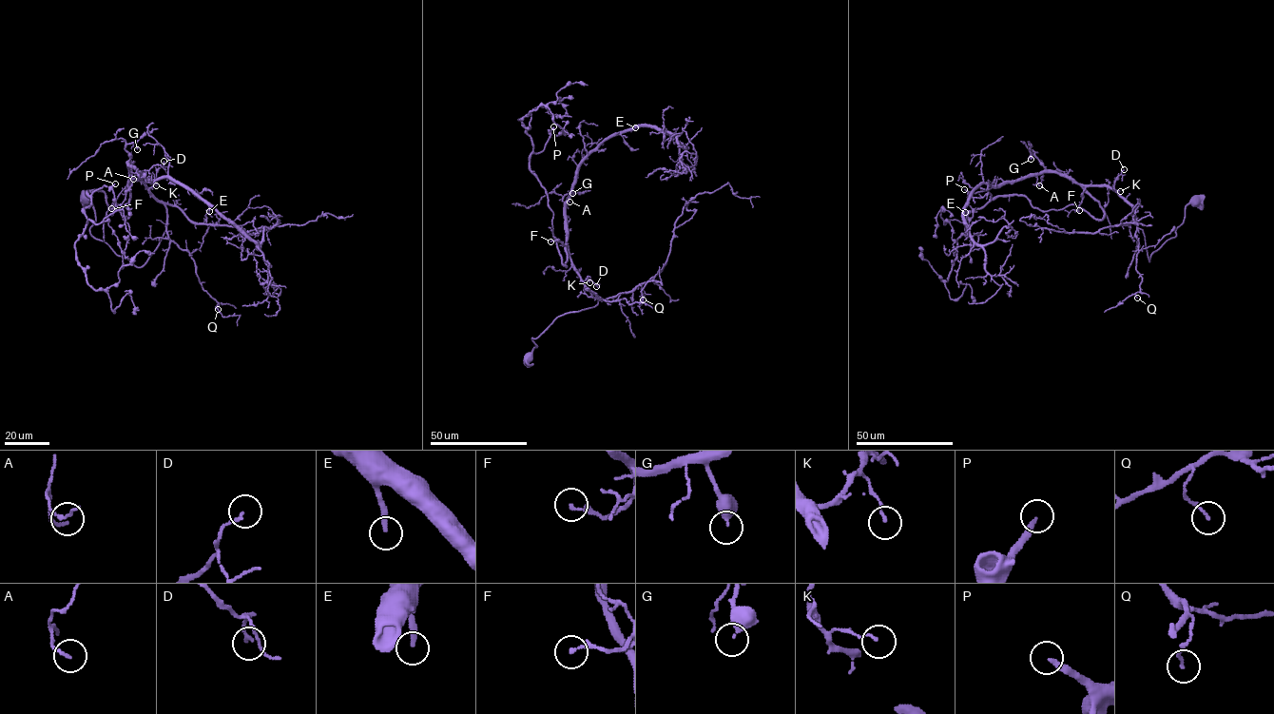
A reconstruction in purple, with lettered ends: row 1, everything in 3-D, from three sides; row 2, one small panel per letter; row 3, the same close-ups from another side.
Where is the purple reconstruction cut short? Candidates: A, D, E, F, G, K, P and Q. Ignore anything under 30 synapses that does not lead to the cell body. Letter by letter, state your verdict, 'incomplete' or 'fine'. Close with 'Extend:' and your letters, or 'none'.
A: fine
D: fine
E: fine
F: fine
G: fine
K: fine
P: incomplete
Q: fine
Extend: P

